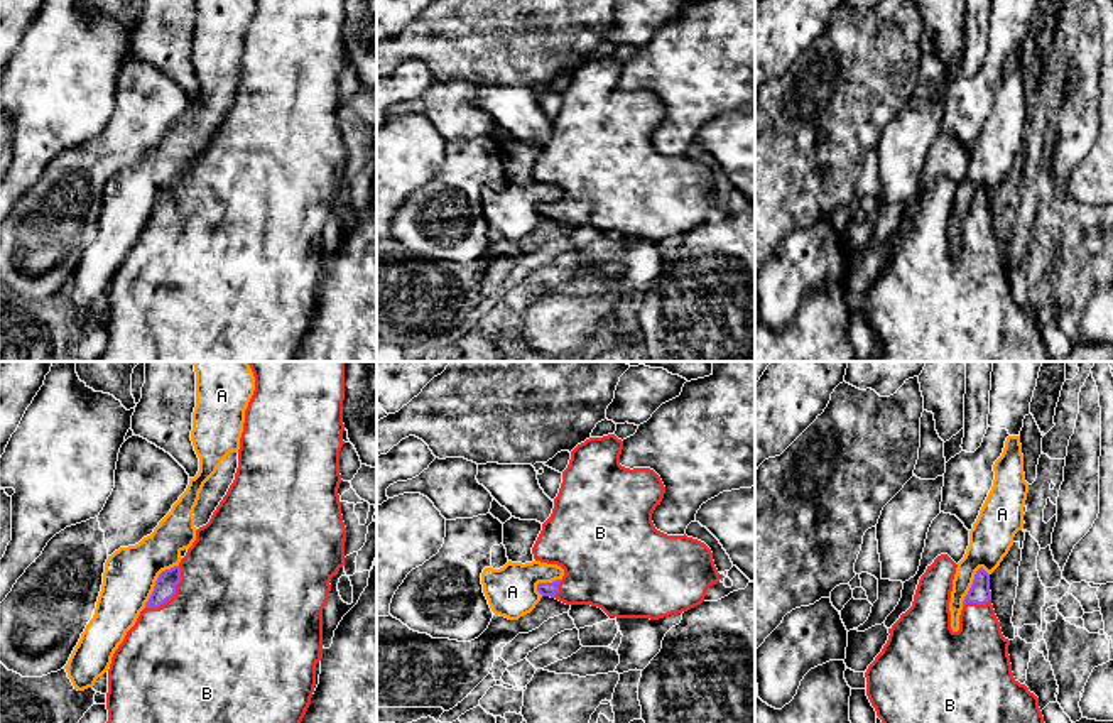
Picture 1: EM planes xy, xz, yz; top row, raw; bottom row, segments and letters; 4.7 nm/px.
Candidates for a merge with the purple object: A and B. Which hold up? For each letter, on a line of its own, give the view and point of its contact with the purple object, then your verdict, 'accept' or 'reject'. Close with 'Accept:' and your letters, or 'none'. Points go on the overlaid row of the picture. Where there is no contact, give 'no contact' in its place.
A: xy (156, 581) | reject
B: xy (173, 595) | accept
Accept: B

